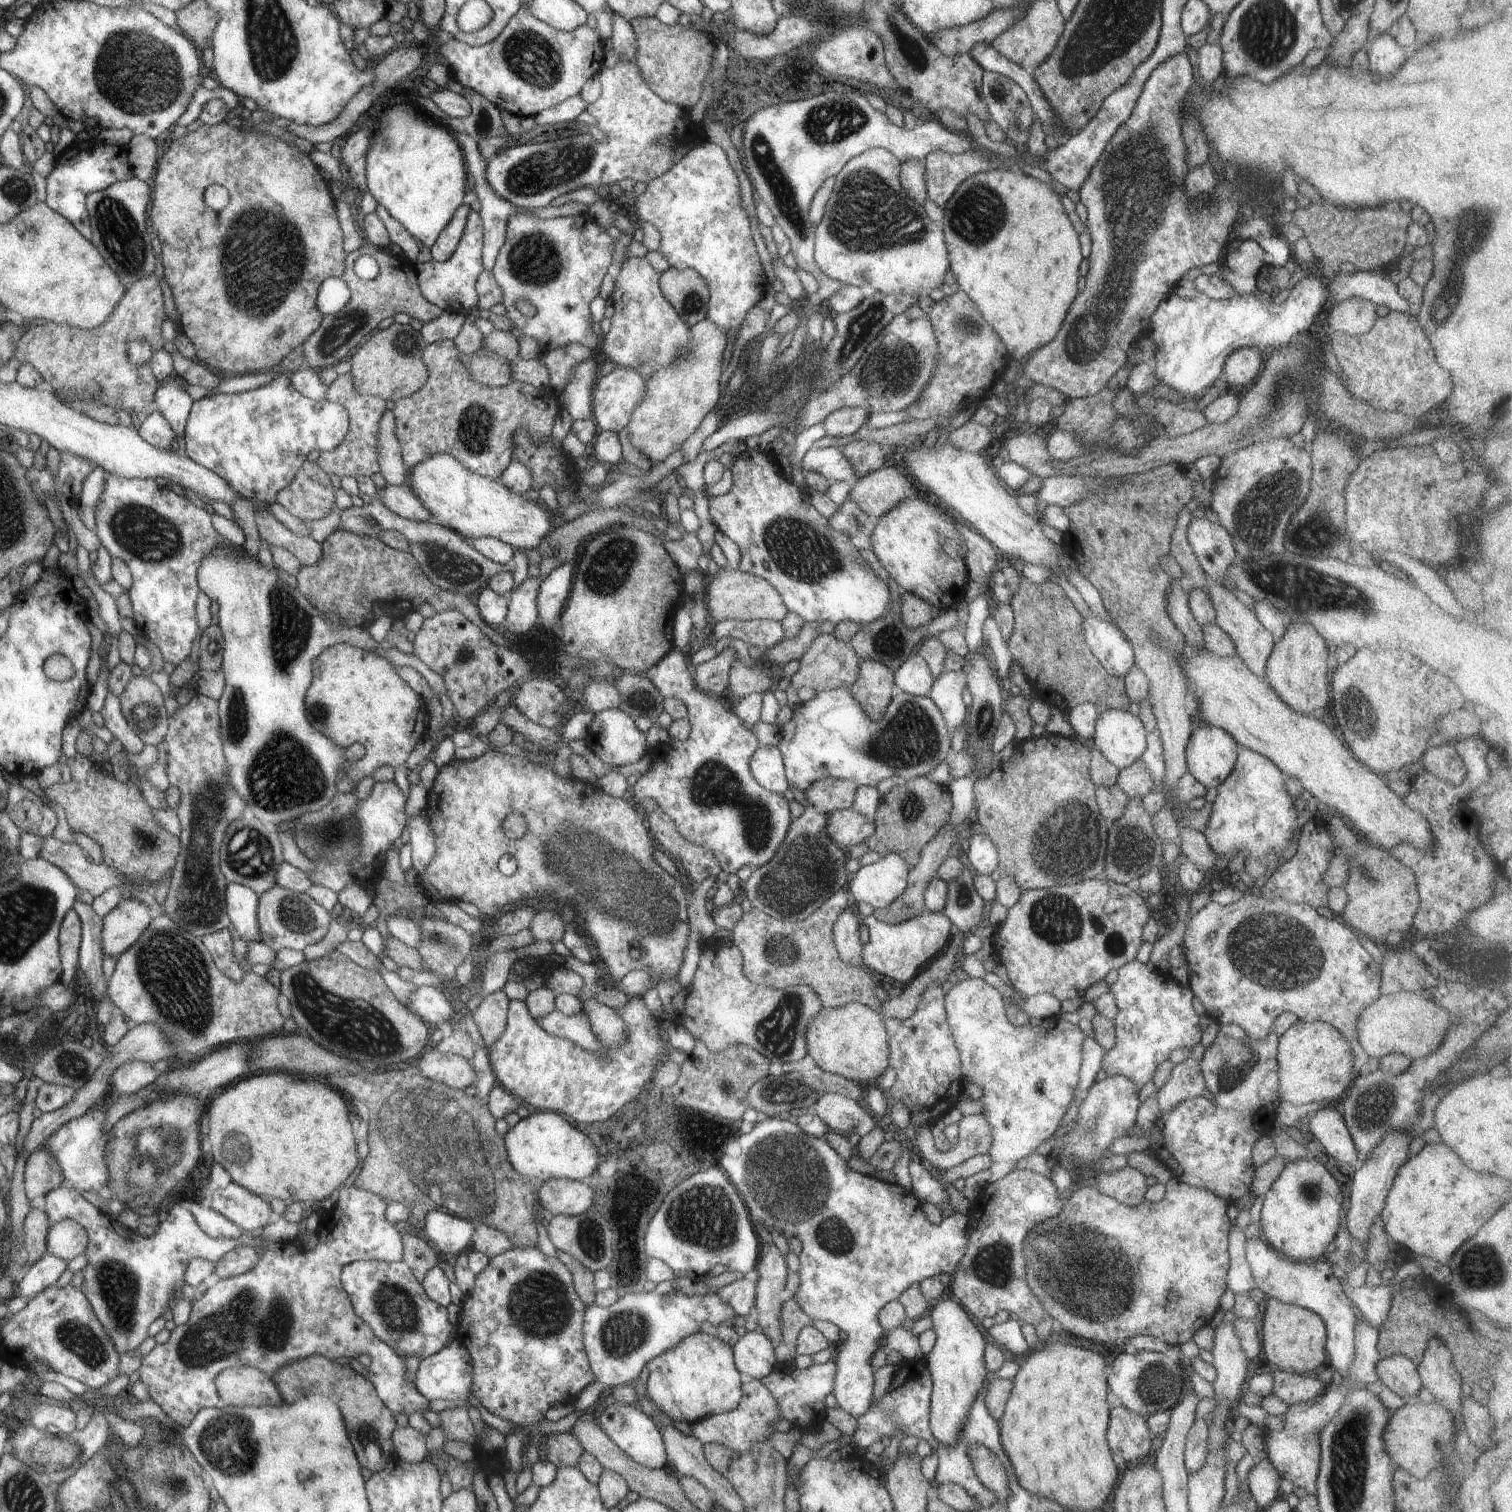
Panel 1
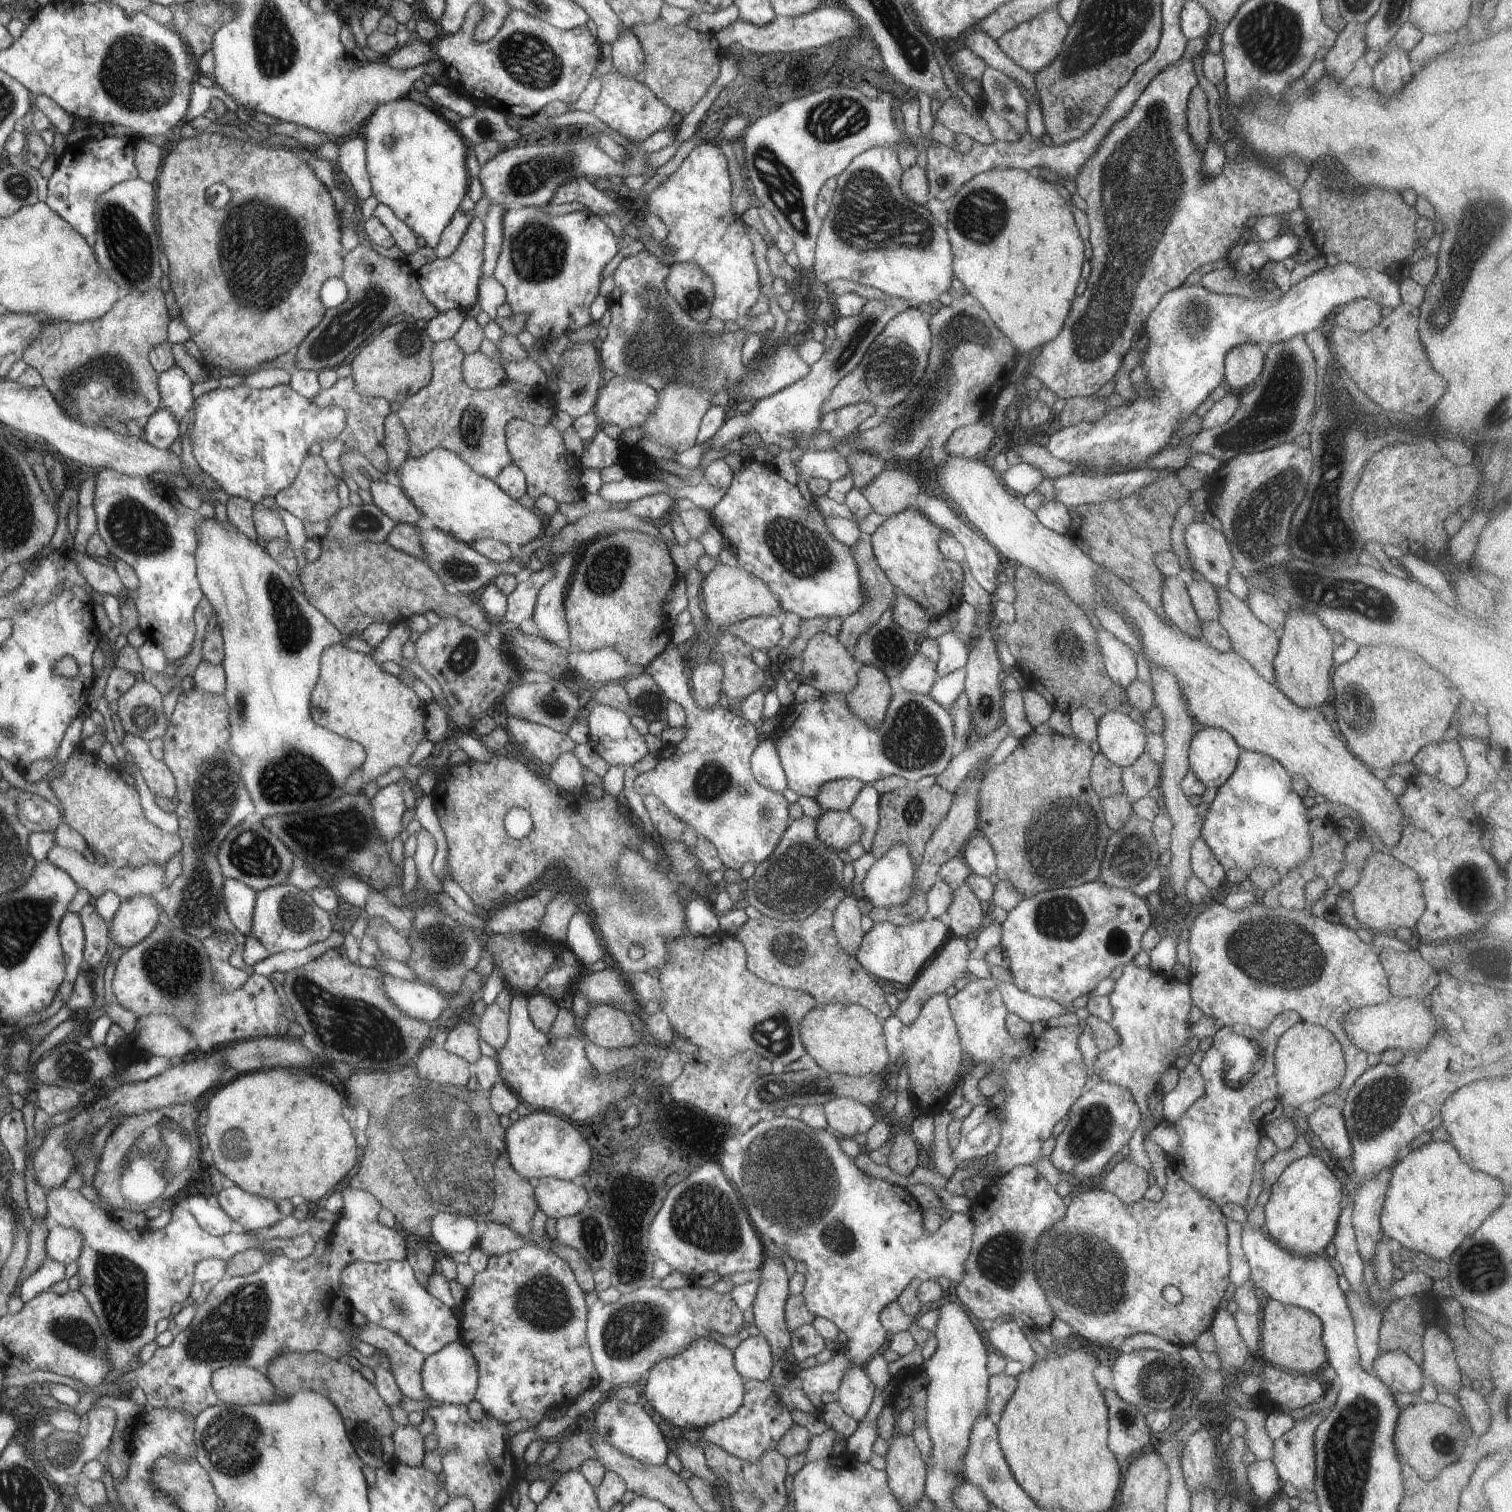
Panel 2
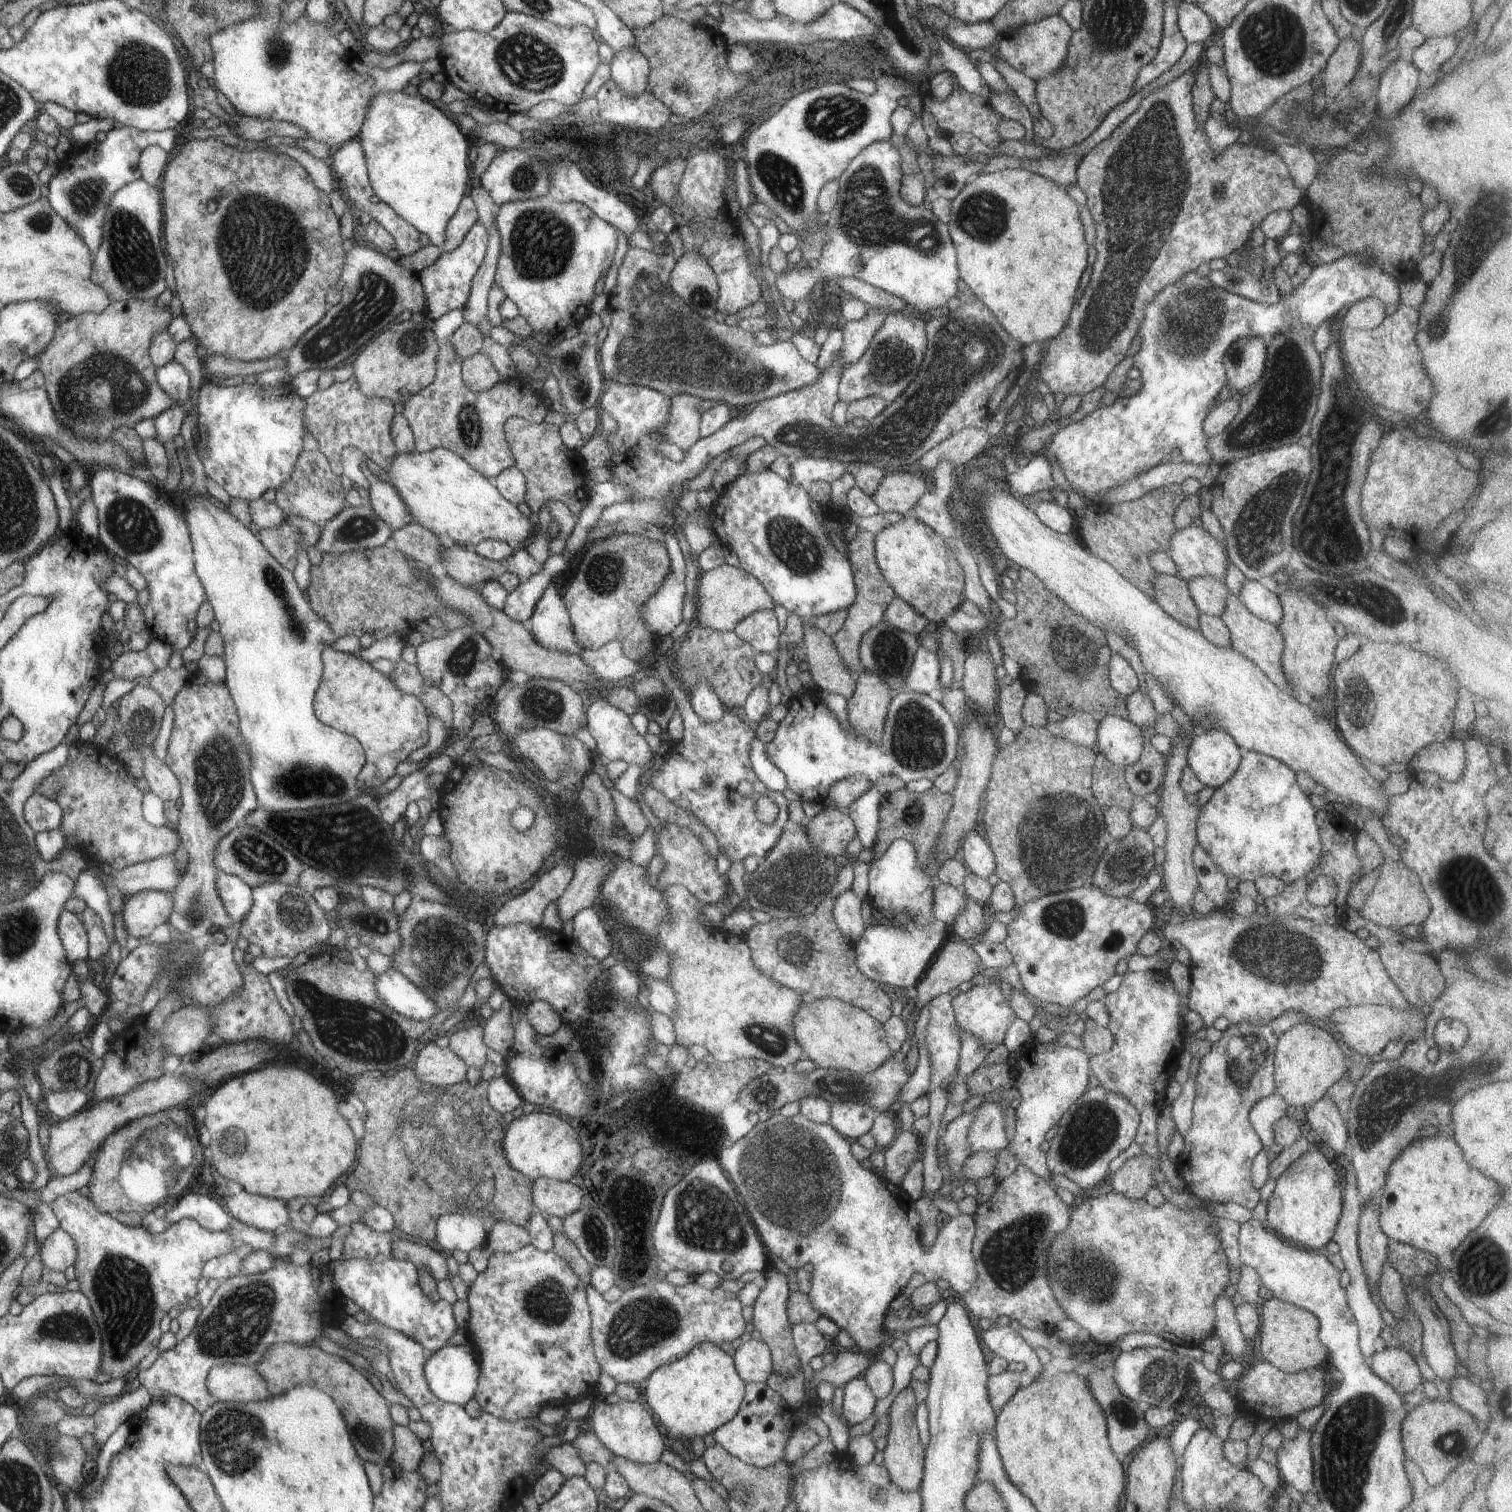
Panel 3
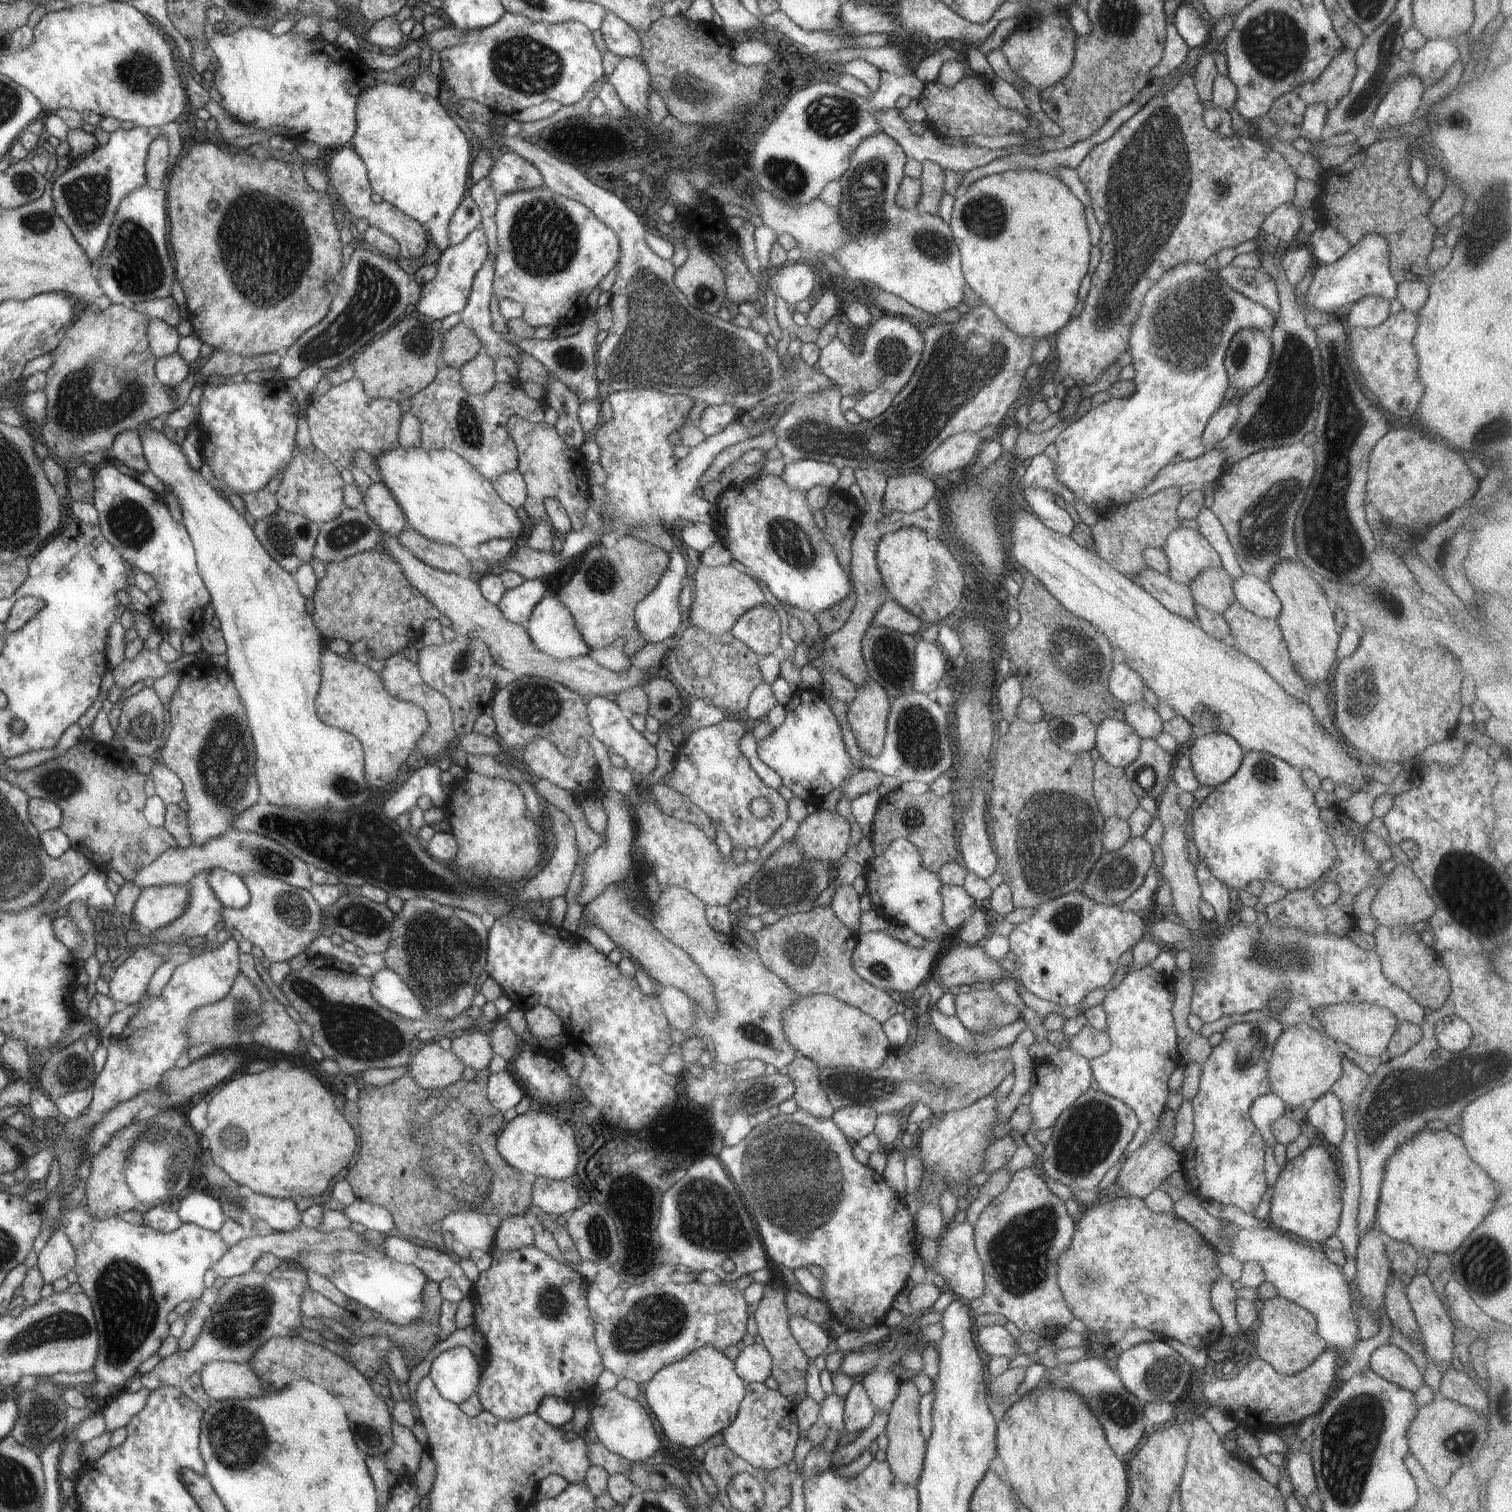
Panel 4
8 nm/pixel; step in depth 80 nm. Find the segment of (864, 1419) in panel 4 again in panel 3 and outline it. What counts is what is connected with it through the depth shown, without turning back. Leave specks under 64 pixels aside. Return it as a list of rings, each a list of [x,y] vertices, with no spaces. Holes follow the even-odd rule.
[[[856,1376],[844,1386],[842,1416],[849,1427],[864,1422],[874,1413],[877,1399],[863,1376]]]

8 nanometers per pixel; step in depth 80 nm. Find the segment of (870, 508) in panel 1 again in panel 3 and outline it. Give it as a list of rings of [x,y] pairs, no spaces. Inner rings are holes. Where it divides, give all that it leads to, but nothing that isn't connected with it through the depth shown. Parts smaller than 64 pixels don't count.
[[[889,470],[885,472],[876,492],[872,492],[872,500],[880,512],[896,512],[902,517],[911,517],[920,496],[929,489],[931,484],[920,476]]]

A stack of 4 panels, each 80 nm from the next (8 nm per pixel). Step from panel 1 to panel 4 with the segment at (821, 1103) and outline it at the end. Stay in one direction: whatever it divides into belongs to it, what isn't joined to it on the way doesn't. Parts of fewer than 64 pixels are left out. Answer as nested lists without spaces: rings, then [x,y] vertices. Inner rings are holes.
[[[851,1105],[836,1109],[831,1120],[854,1144],[861,1138],[874,1133],[877,1113],[868,1105]]]

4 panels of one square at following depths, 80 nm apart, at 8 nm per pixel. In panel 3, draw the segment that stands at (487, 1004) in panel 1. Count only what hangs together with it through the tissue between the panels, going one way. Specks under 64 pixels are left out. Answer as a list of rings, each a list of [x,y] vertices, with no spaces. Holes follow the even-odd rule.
[[[507,998],[505,1005],[499,1011],[494,1011],[483,1027],[483,1041],[486,1046],[499,1052],[505,1059],[514,1054],[512,1045],[515,1028],[510,1015],[512,1007],[512,1002]]]

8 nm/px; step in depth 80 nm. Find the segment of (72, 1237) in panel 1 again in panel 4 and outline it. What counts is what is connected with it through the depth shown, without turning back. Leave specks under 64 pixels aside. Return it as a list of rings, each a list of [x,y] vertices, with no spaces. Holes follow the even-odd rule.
[[[61,1226],[50,1236],[46,1245],[38,1253],[37,1268],[42,1274],[45,1284],[53,1285],[58,1278],[65,1278],[66,1274],[76,1266],[76,1250],[66,1236]]]

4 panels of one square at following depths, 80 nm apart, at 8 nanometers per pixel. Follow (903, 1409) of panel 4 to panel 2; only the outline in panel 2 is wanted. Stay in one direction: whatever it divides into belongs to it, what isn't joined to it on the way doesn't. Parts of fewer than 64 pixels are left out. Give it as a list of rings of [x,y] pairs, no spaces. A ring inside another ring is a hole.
[[[895,1433],[885,1455],[886,1474],[889,1487],[905,1511],[913,1511],[915,1504],[925,1496],[927,1466],[922,1453],[910,1434]]]

